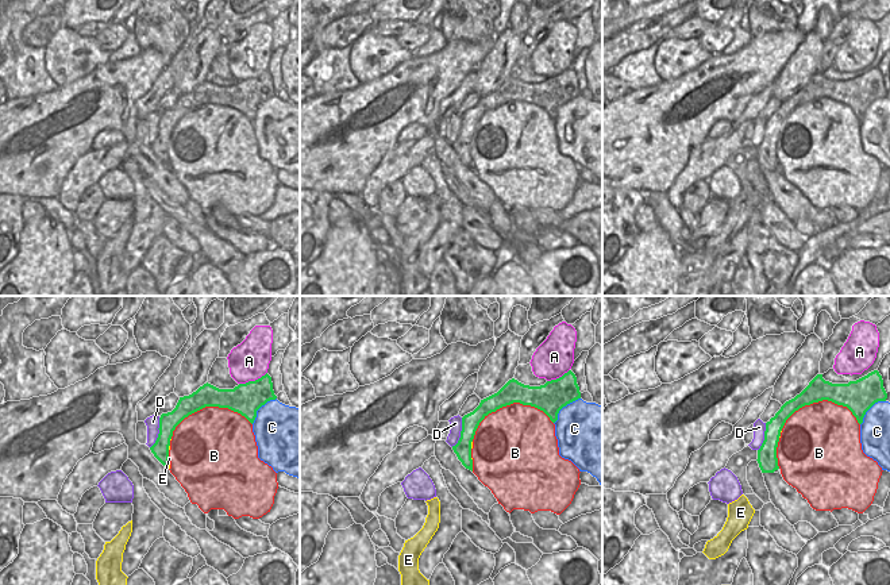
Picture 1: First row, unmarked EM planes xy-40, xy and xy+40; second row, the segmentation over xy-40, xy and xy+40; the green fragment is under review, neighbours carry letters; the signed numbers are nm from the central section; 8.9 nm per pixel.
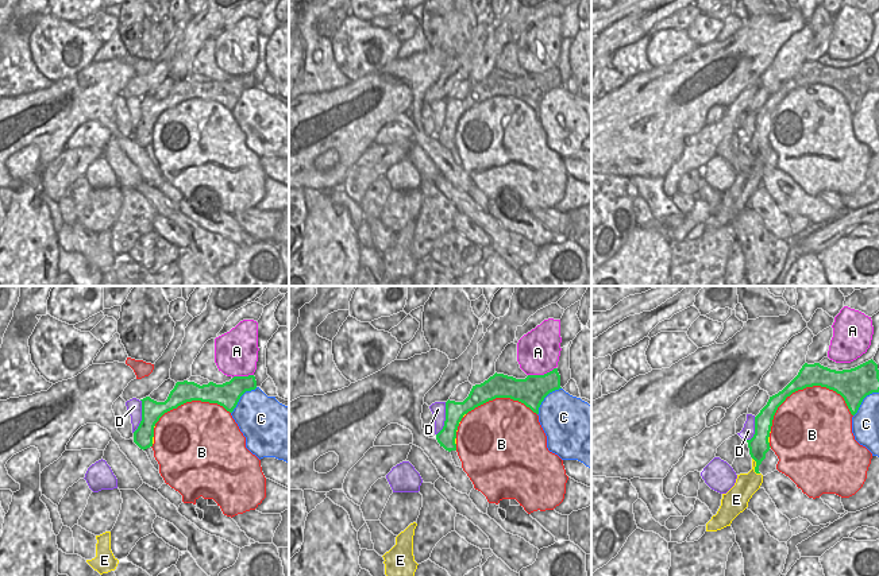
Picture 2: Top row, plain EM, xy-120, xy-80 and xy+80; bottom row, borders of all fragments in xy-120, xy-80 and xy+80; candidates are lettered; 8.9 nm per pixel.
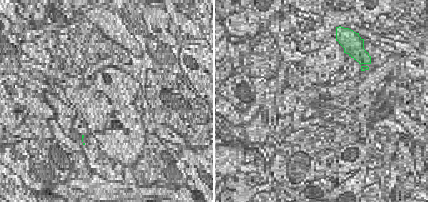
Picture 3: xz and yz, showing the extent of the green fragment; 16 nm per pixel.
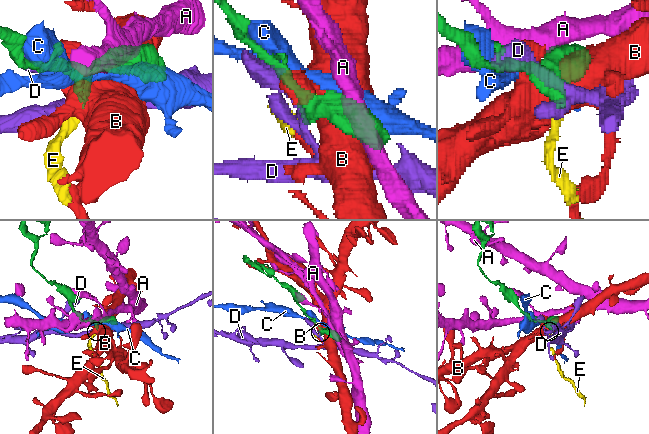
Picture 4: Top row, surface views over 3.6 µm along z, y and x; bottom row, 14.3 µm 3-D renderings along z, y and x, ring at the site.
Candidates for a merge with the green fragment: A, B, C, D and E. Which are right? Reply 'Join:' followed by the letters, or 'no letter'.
Join: E.

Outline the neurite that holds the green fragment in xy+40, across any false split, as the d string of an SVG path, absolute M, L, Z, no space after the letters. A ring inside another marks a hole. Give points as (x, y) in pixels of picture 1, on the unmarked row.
M878 68L849 78L848 81L832 81L817 72L809 82L794 96L786 99L781 107L766 120L764 138L758 147L758 161L762 170L774 170L779 166L777 145L781 128L786 118L800 105L822 97L847 104L863 120L866 109L878 99L886 99L887 91Z

